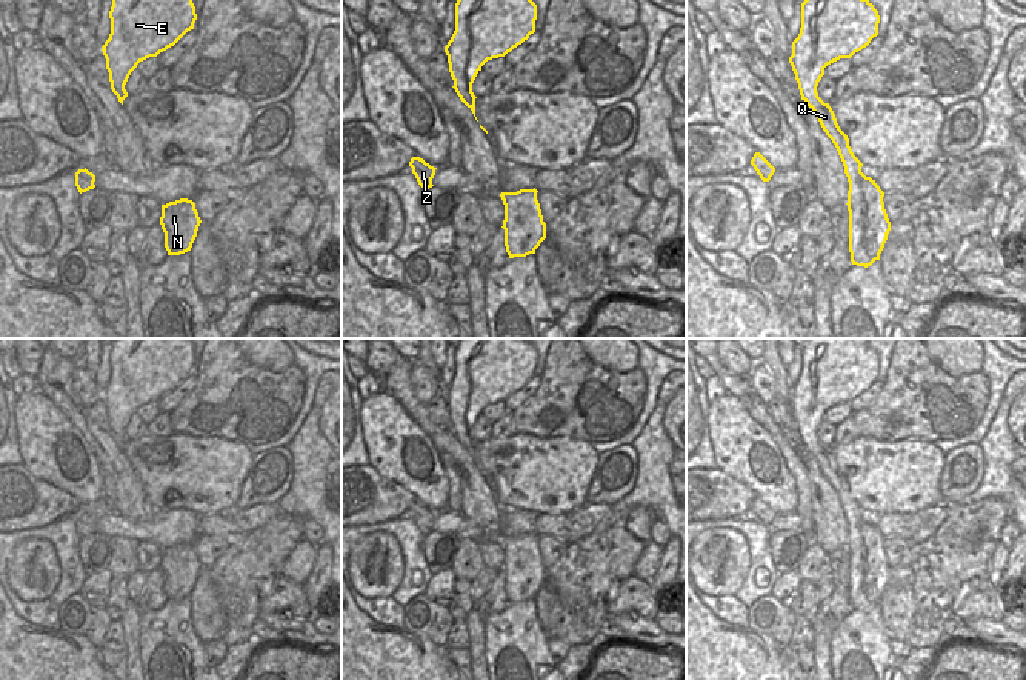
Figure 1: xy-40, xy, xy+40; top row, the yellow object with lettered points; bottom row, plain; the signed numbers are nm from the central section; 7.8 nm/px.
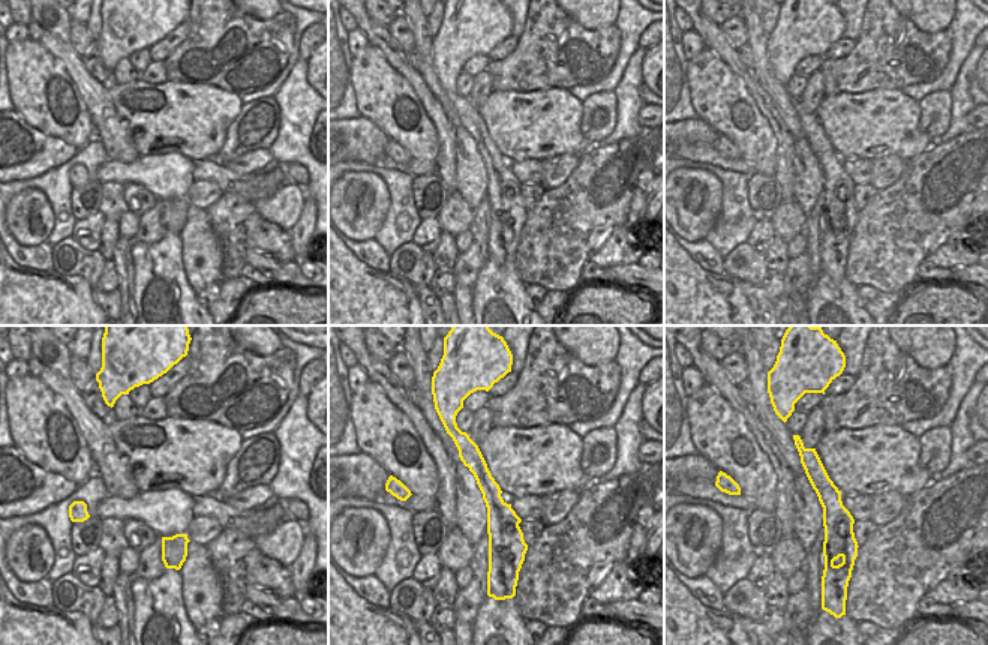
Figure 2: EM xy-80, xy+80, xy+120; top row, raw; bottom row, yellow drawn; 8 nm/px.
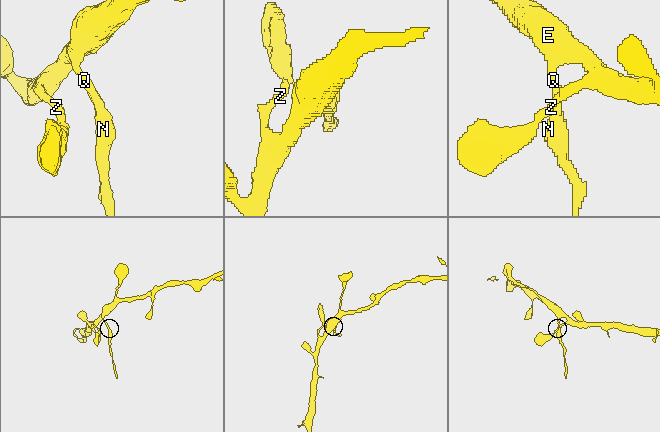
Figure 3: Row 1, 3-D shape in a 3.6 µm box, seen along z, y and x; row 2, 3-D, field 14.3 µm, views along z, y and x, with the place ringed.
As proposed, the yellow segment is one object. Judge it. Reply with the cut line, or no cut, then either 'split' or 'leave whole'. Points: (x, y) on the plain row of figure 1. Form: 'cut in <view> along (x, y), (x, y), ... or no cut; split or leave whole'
cut in xy+40 along (825, 448), (812, 454); split

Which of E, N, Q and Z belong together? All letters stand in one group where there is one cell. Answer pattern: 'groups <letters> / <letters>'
groups E Z / N Q

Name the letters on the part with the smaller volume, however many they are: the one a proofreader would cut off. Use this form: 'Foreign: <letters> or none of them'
Foreign: N, Q

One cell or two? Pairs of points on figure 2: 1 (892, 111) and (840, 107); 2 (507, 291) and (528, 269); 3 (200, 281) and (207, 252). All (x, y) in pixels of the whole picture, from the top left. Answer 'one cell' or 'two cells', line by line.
1: one cell
2: two cells
3: one cell

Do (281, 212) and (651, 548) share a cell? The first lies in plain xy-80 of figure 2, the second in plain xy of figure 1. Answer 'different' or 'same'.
same

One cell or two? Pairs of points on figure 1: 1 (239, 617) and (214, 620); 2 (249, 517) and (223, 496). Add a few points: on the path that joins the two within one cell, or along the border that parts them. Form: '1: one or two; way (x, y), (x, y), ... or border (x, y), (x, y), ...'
1: two; border (214, 585), (225, 619), (222, 637)
2: two; border (233, 508), (228, 514)

